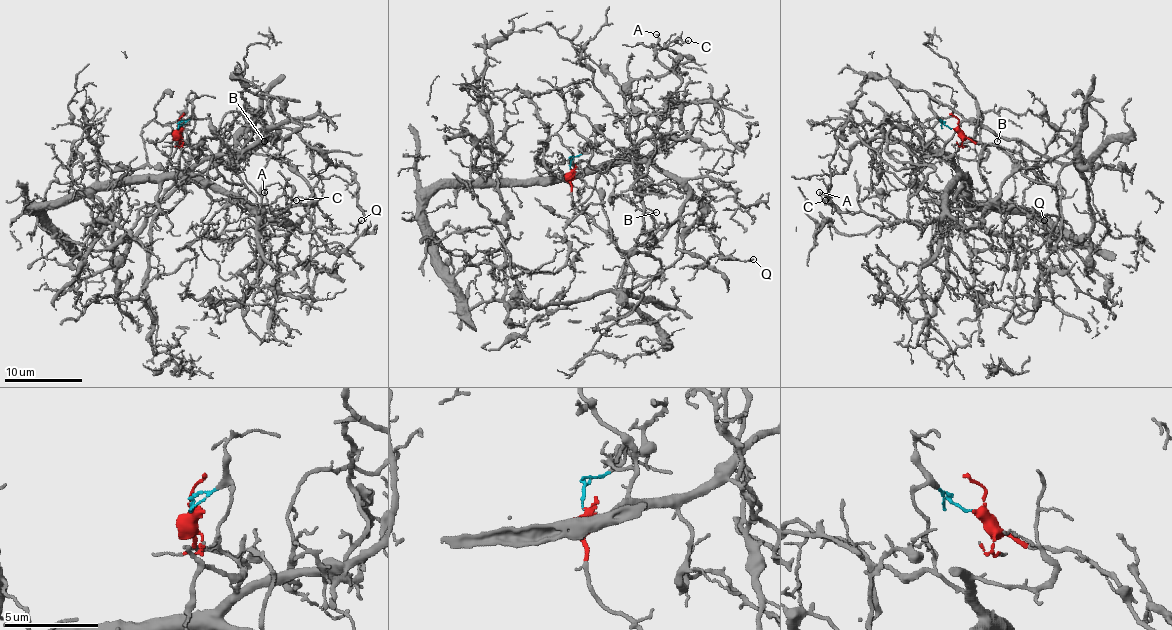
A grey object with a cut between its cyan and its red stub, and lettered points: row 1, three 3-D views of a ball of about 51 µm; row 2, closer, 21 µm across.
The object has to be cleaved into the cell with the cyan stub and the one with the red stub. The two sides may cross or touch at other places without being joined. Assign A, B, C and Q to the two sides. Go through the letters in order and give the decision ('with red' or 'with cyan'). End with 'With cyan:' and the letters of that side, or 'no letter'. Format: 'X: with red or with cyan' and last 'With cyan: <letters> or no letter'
A: with cyan
B: with red
C: with cyan
Q: with cyan
With cyan: A, C, Q

